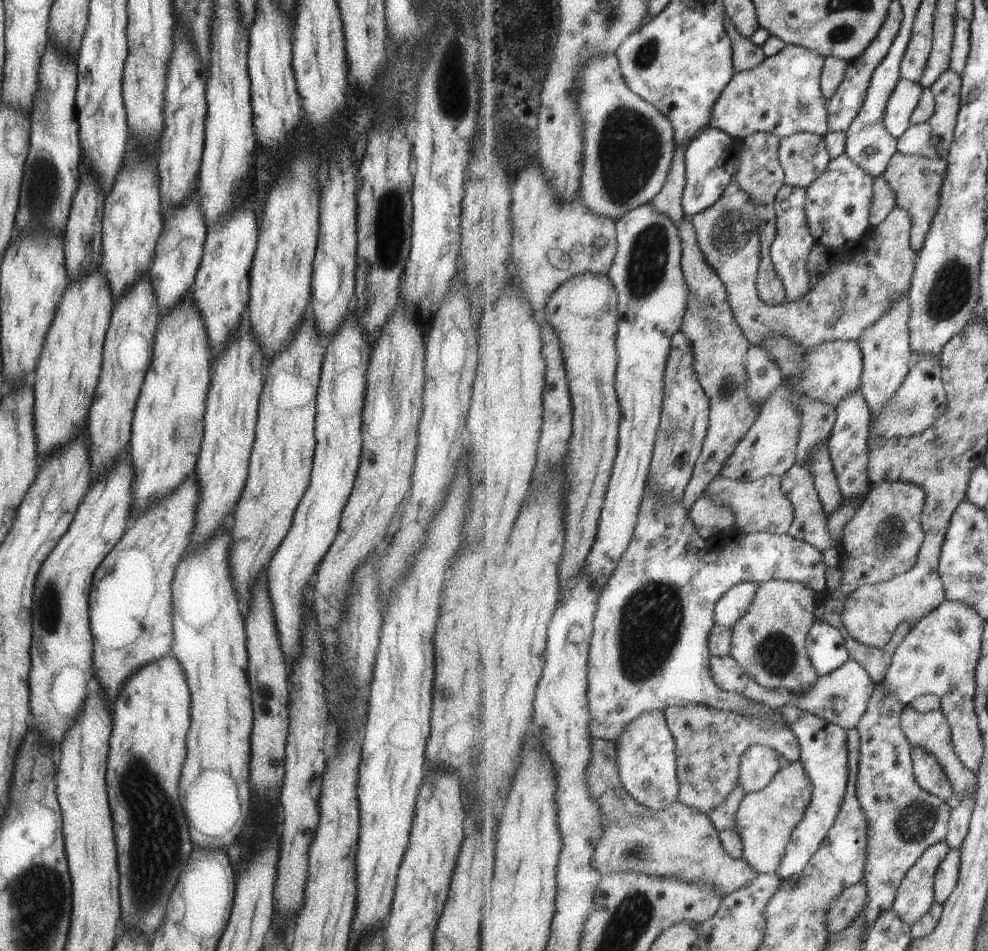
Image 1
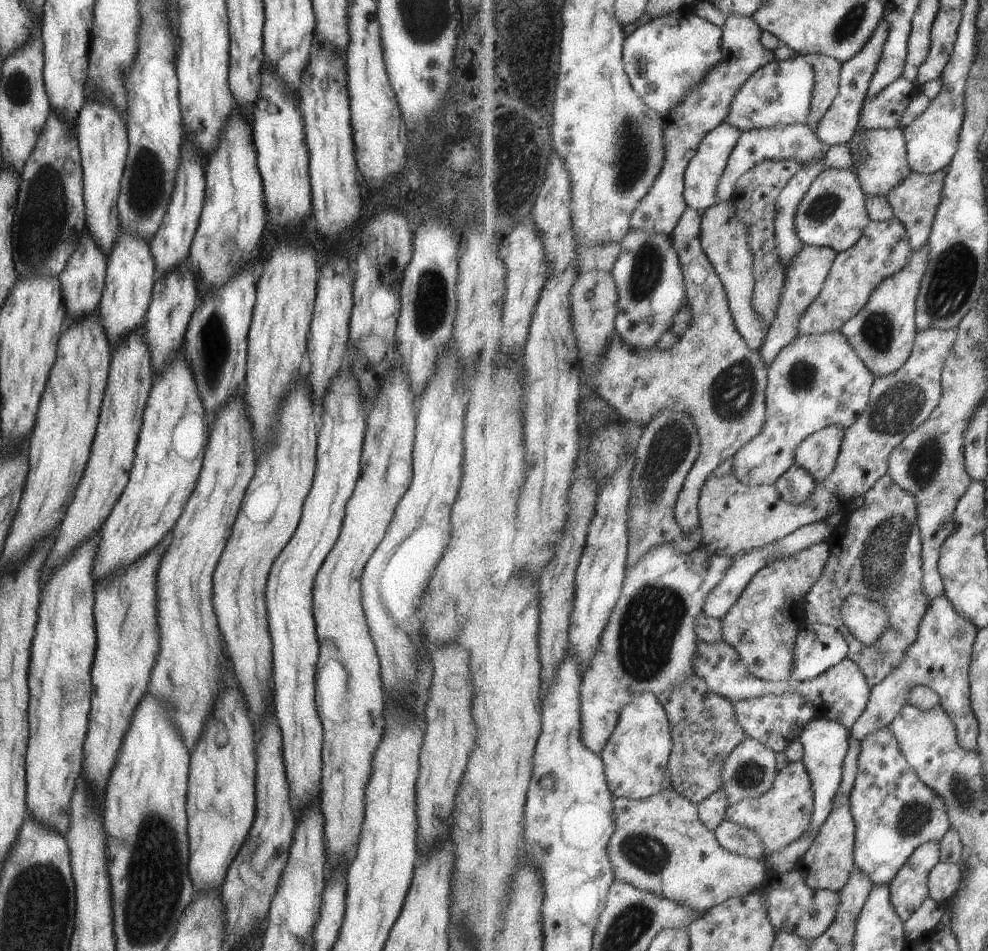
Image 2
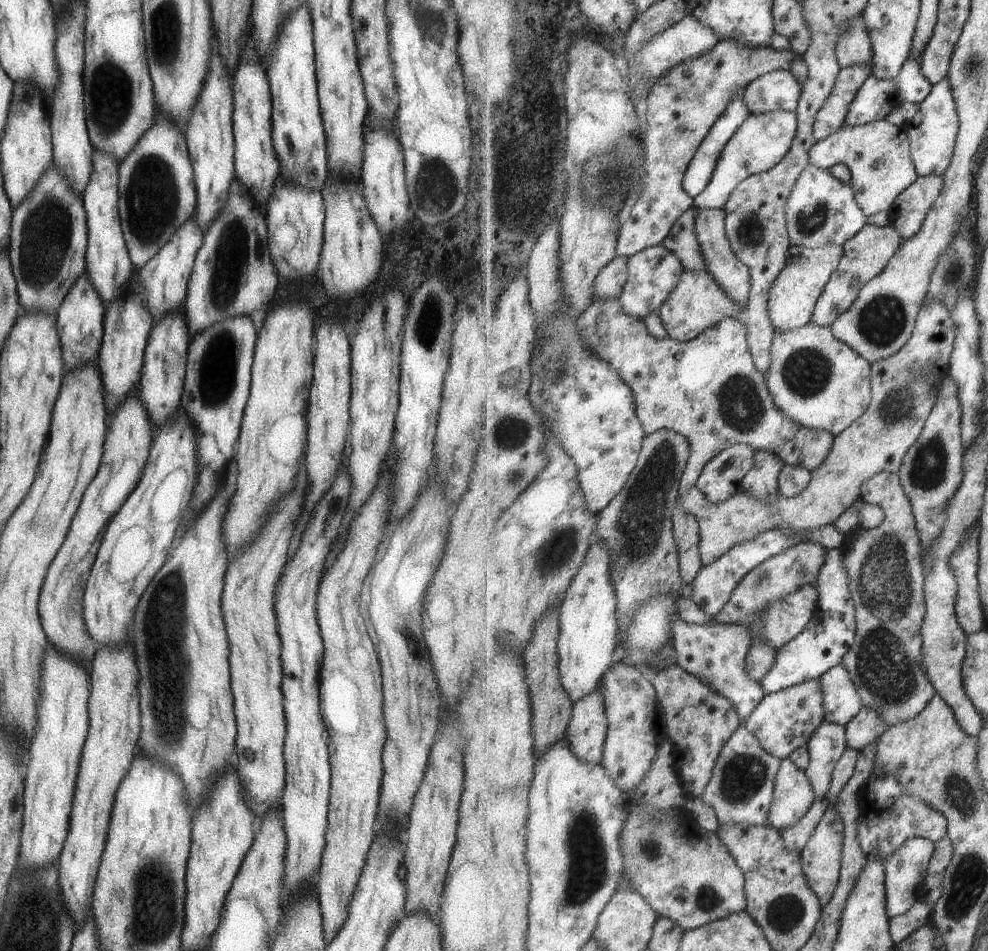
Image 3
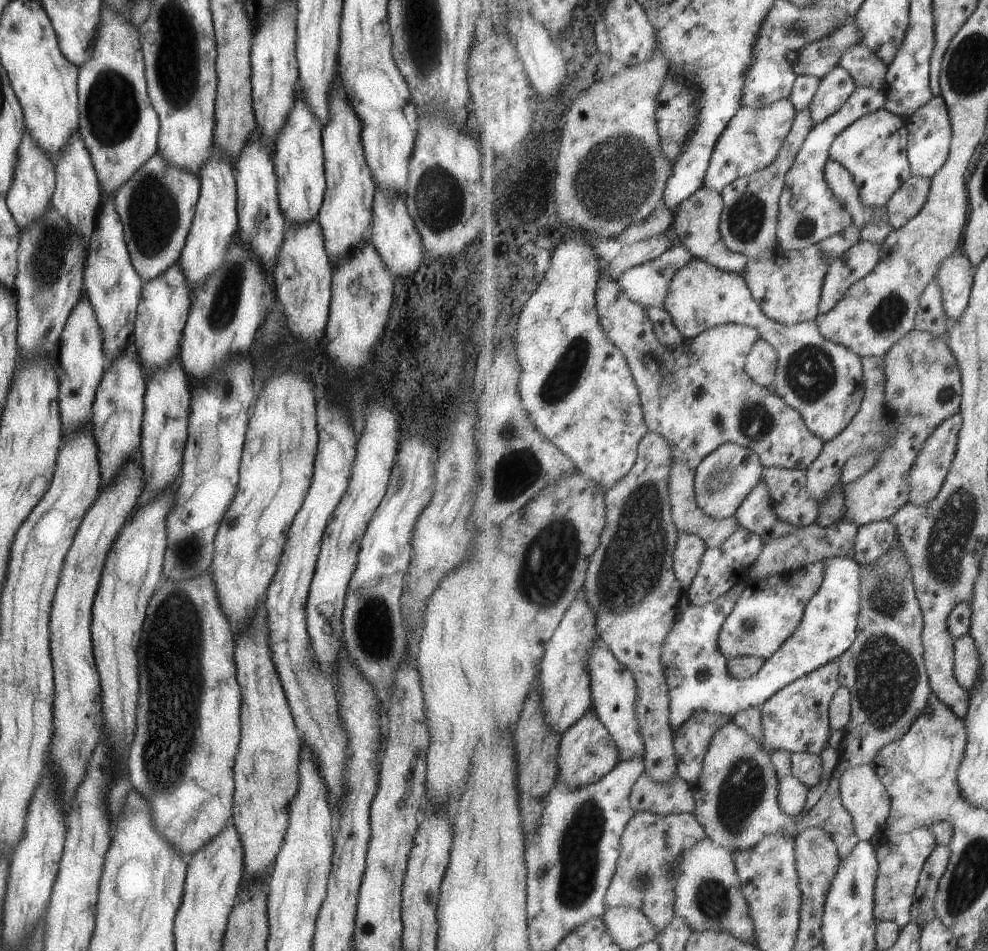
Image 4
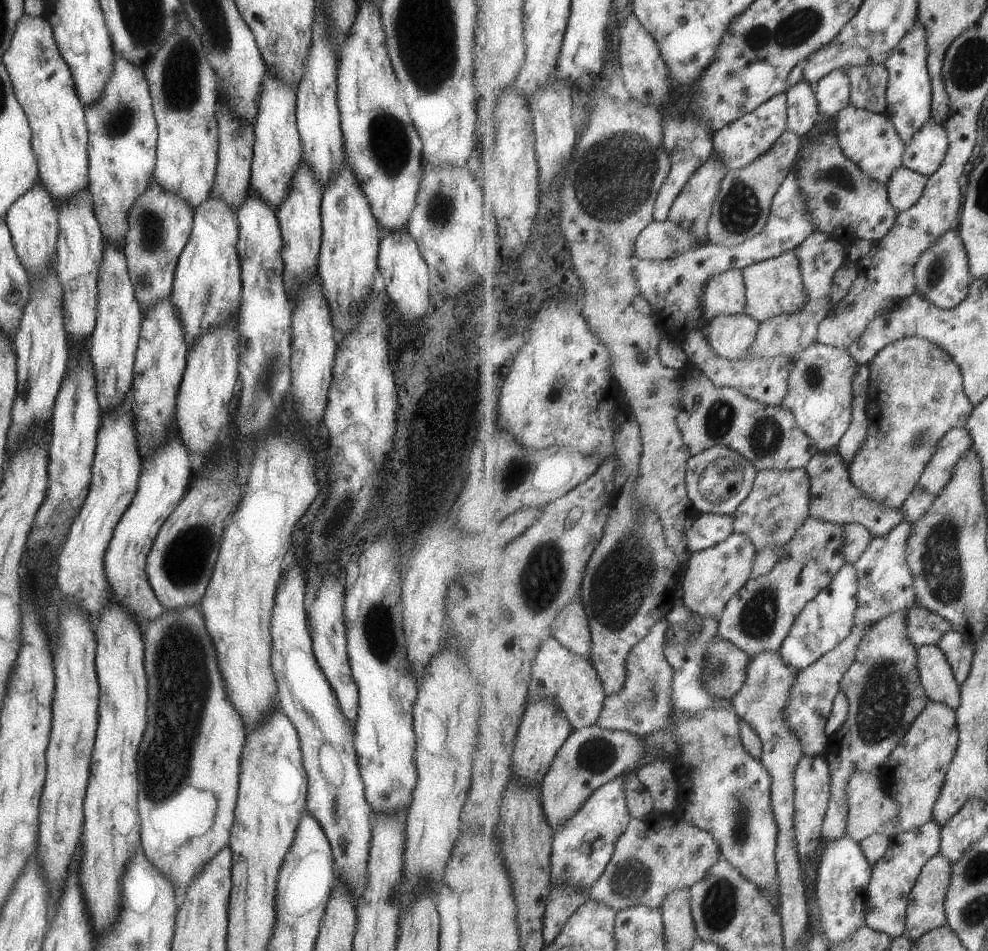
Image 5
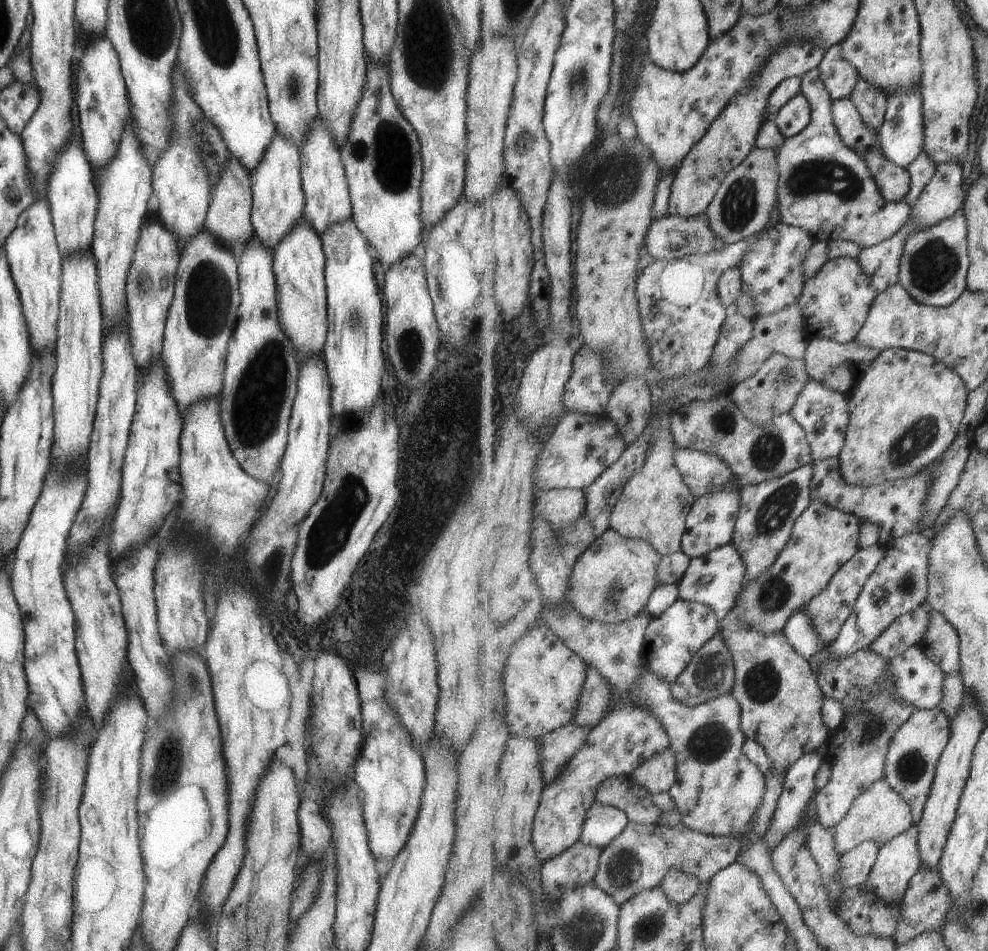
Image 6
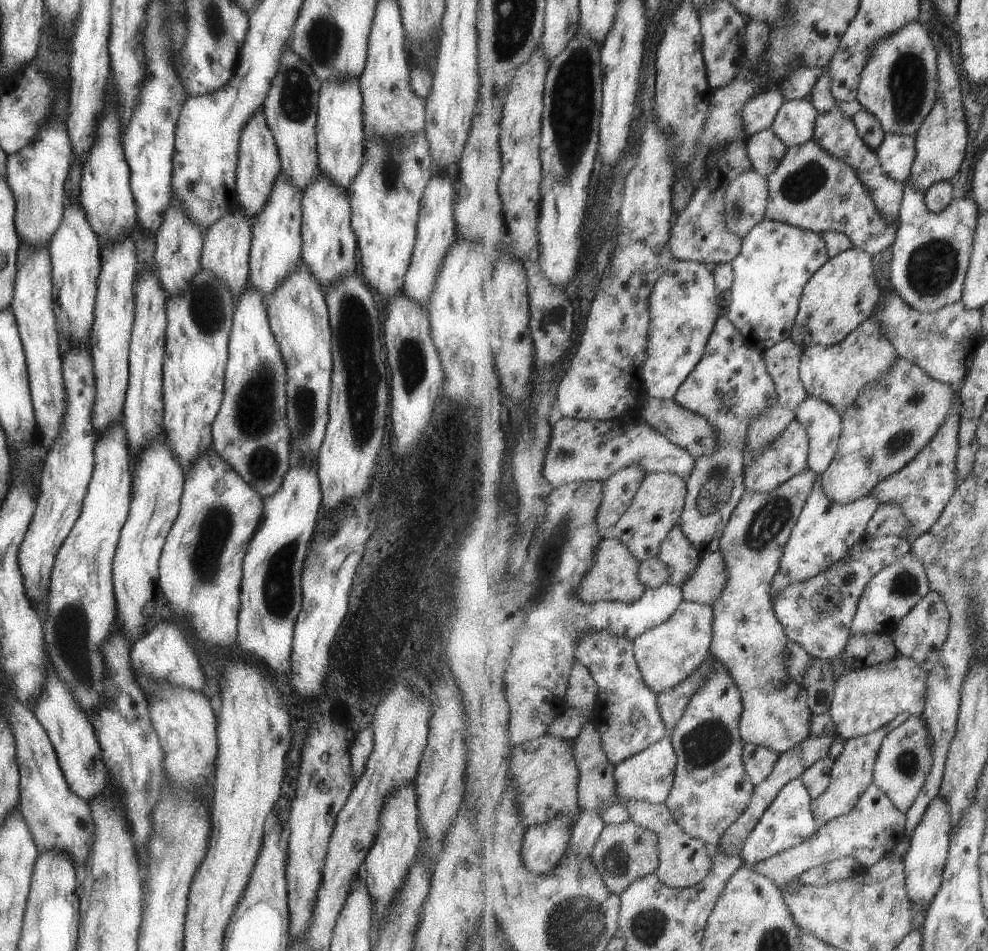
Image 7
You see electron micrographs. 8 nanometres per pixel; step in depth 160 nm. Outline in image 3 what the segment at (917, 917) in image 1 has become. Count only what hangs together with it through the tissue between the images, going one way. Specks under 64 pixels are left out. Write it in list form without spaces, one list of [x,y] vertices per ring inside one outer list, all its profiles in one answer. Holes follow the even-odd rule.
[[[911,838],[893,856],[889,856],[889,860],[884,864],[889,918],[907,915],[907,912],[910,912],[911,908],[929,892],[927,890],[927,874],[929,874],[929,866],[931,866],[935,850],[936,844],[931,840]]]

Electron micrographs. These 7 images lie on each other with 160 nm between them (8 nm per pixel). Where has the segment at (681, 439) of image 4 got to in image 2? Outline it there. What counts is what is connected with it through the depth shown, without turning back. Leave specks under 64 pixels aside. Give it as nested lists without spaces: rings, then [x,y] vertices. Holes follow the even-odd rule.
[[[688,206],[687,210],[685,210],[683,213],[683,216],[678,220],[675,230],[671,234],[674,247],[680,256],[680,261],[684,271],[685,284],[688,290],[688,304],[694,316],[692,325],[688,328],[688,331],[677,341],[677,344],[675,344],[675,346],[670,348],[668,351],[662,351],[661,349],[657,348],[653,352],[645,351],[641,354],[639,354],[629,343],[624,341],[624,338],[620,335],[619,331],[615,331],[610,338],[610,343],[606,346],[604,360],[601,359],[596,365],[591,365],[584,371],[582,366],[582,371],[580,374],[580,378],[583,381],[583,387],[586,390],[587,387],[590,387],[590,389],[592,389],[599,397],[605,399],[609,405],[612,405],[615,409],[617,409],[620,412],[623,420],[630,421],[642,429],[647,428],[653,422],[653,419],[661,412],[679,411],[682,413],[689,413],[689,416],[692,416],[693,422],[697,428],[697,432],[700,433],[701,437],[700,455],[696,460],[692,471],[689,472],[688,479],[685,481],[684,487],[678,496],[675,511],[677,522],[680,524],[682,531],[689,536],[691,536],[700,526],[700,508],[698,506],[700,503],[700,494],[702,488],[705,486],[705,483],[707,483],[708,479],[713,476],[717,468],[721,466],[721,463],[724,463],[727,459],[733,459],[737,452],[739,452],[744,446],[747,446],[747,444],[749,444],[753,439],[756,439],[764,431],[764,426],[768,418],[766,404],[768,368],[766,367],[766,364],[760,355],[760,351],[749,348],[748,342],[740,333],[740,329],[737,328],[736,320],[733,318],[732,308],[730,307],[728,301],[728,292],[725,290],[725,285],[721,282],[720,276],[716,273],[716,268],[713,266],[712,261],[709,260],[707,253],[702,247],[702,242],[700,239],[702,233],[702,215],[703,214],[701,211]],[[837,425],[822,428],[797,447],[796,463],[812,473],[818,483],[835,470],[845,431]]]

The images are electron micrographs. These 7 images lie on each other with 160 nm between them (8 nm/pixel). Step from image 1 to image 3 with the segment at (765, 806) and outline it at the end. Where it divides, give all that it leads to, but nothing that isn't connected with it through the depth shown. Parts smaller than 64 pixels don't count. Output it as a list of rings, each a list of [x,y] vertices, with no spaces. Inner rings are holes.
[[[784,759],[776,777],[776,792],[767,820],[770,825],[767,826],[778,826],[783,831],[784,827],[803,820],[816,802],[816,792],[806,771],[798,768],[790,759]]]

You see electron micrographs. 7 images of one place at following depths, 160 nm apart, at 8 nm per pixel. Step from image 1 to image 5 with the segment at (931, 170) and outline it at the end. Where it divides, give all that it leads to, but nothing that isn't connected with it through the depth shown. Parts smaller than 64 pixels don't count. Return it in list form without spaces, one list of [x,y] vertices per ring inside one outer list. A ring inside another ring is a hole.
[[[904,164],[895,170],[886,184],[888,195],[897,212],[909,210],[919,202],[928,183],[928,177],[907,168]]]

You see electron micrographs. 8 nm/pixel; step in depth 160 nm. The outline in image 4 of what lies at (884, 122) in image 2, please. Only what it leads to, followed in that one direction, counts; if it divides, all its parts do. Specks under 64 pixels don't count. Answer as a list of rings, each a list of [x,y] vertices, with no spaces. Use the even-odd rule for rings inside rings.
[[[859,86],[845,107],[837,112],[837,115],[814,126],[796,158],[796,164],[787,175],[787,184],[785,184],[780,200],[779,226],[777,226],[779,246],[777,249],[803,250],[854,226],[853,214],[839,202],[837,196],[833,194],[833,188],[829,188],[827,178],[825,178],[825,168],[830,160],[829,148],[837,136],[859,118],[885,109],[885,104],[887,104],[885,91],[885,88],[877,90],[877,88]]]

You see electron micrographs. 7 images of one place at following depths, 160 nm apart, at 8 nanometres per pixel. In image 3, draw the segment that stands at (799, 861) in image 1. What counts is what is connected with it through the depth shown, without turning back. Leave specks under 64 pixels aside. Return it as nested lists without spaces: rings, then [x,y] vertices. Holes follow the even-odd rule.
[[[825,721],[811,736],[807,748],[810,764],[806,773],[816,792],[816,798],[822,801],[832,787],[837,762],[848,751],[847,730],[842,725]]]

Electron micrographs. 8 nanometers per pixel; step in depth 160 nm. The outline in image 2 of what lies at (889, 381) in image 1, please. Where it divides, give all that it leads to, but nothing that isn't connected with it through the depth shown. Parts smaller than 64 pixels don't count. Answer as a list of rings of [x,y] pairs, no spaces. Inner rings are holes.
[[[929,243],[914,250],[908,266],[885,279],[873,291],[866,307],[841,327],[840,331],[876,378],[897,372],[912,355],[919,331],[916,325],[916,300],[920,294],[925,271],[928,270],[929,259]]]

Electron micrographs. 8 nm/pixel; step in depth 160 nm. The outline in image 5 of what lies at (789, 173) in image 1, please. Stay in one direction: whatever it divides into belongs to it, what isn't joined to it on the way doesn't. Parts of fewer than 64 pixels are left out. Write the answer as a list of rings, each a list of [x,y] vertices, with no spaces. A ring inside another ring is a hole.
[[[782,92],[764,102],[757,110],[745,114],[713,135],[714,150],[724,160],[728,172],[756,161],[777,142],[777,139],[786,131],[788,108],[787,93]]]

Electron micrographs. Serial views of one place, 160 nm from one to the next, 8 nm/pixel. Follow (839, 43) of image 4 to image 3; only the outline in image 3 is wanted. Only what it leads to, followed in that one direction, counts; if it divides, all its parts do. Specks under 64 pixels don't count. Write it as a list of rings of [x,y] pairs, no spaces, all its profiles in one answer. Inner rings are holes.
[[[723,40],[717,44],[713,50],[683,62],[669,70],[665,76],[657,80],[653,86],[649,100],[644,105],[645,123],[647,124],[646,134],[644,136],[645,146],[645,188],[639,194],[632,208],[629,219],[622,224],[622,232],[619,232],[619,242],[617,246],[617,255],[629,257],[645,248],[662,245],[669,237],[671,230],[679,221],[679,218],[694,208],[694,199],[683,189],[685,174],[689,164],[701,148],[701,144],[717,124],[719,116],[729,108],[729,104],[744,92],[749,84],[765,74],[779,71],[791,70],[793,62],[797,60],[797,54],[794,51],[777,51],[771,46],[767,48],[753,48],[749,44],[737,42],[737,40]]]

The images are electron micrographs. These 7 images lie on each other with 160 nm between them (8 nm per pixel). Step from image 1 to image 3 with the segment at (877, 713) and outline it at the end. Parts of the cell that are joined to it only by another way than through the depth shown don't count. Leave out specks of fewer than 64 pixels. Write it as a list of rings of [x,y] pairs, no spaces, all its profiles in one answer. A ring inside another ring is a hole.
[[[875,760],[875,768],[871,772],[871,776],[859,792],[860,800],[860,816],[859,822],[857,822],[857,840],[861,844],[861,850],[863,850],[865,856],[869,860],[875,860],[879,864],[885,864],[889,860],[889,856],[893,856],[907,840],[911,838],[925,838],[931,840],[937,844],[948,837],[948,821],[937,808],[925,804],[921,798],[915,798],[907,788],[905,784],[901,786],[901,782],[891,776],[889,772],[885,772],[883,768],[877,766],[877,760]]]

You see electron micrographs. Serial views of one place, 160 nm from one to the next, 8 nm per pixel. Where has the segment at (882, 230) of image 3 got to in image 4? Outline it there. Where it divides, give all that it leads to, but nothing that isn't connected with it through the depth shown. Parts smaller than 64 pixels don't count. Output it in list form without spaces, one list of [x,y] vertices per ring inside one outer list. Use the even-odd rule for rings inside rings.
[[[861,240],[855,246],[851,246],[845,254],[841,254],[841,258],[837,258],[829,267],[819,314],[833,311],[833,308],[848,295],[853,284],[871,275],[883,255],[883,246],[869,240]]]

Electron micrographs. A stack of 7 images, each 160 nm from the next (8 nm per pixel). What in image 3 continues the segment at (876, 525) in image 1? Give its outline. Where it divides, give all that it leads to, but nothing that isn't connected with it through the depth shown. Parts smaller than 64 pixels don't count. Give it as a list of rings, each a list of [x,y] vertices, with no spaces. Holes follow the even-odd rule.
[[[881,472],[869,482],[861,486],[862,500],[879,506],[884,519],[875,528],[862,528],[853,534],[855,540],[845,542],[840,548],[845,554],[845,568],[849,574],[849,590],[856,608],[856,641],[852,651],[844,657],[843,666],[849,670],[859,694],[862,705],[877,710],[886,728],[889,729],[899,722],[911,720],[928,708],[938,694],[928,678],[923,664],[924,638],[922,625],[927,615],[927,598],[925,598],[925,566],[923,559],[922,540],[917,529],[916,514],[912,501],[904,492],[900,476],[891,472]]]

